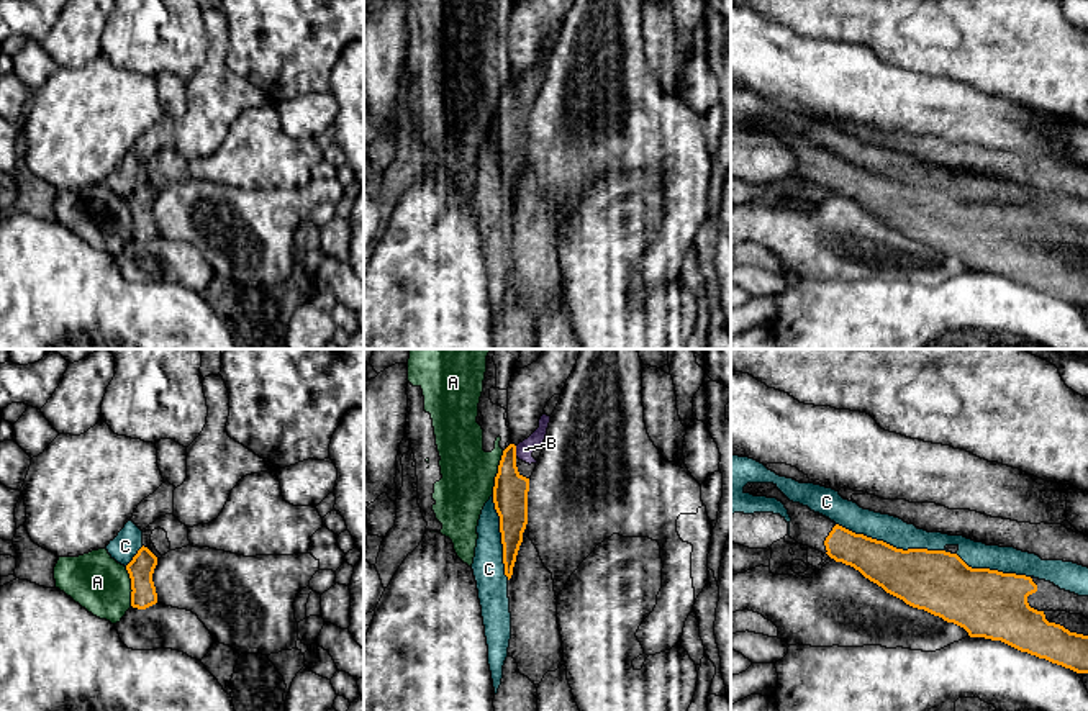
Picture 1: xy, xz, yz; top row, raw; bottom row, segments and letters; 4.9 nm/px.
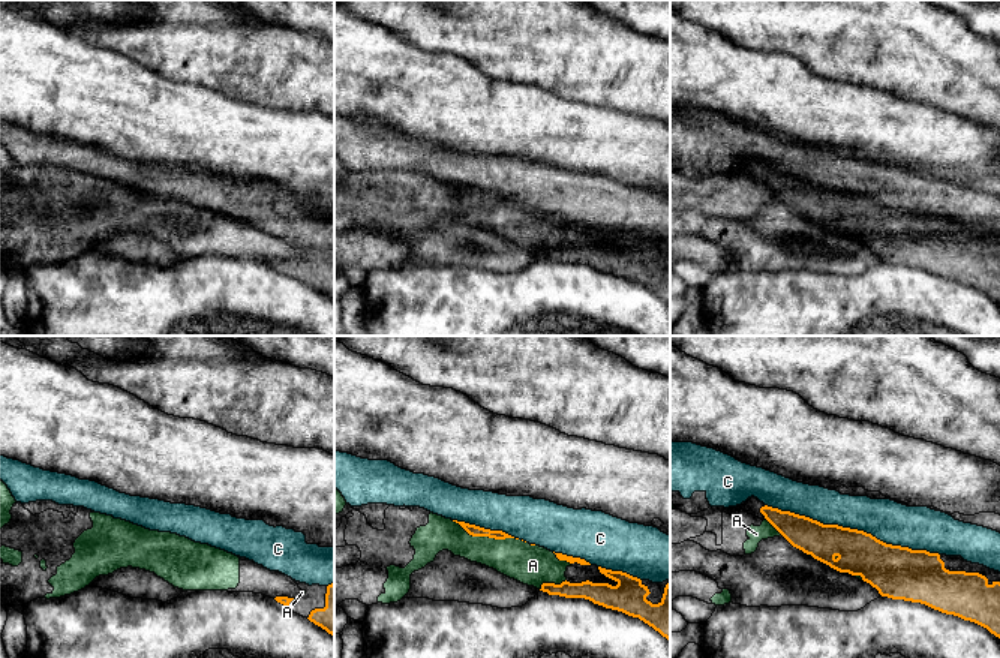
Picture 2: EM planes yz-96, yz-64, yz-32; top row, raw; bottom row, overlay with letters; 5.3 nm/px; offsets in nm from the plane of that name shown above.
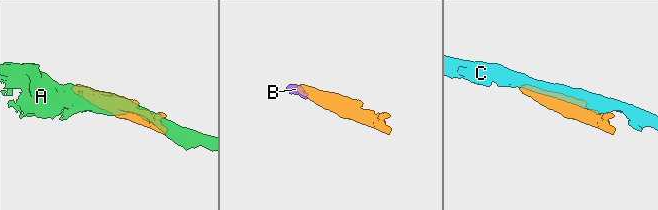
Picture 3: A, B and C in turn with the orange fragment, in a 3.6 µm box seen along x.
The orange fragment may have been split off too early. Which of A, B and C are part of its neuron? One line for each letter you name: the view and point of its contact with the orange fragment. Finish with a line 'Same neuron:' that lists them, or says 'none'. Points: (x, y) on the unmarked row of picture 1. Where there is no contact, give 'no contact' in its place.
B: xz (515, 84)
Same neuron: B

